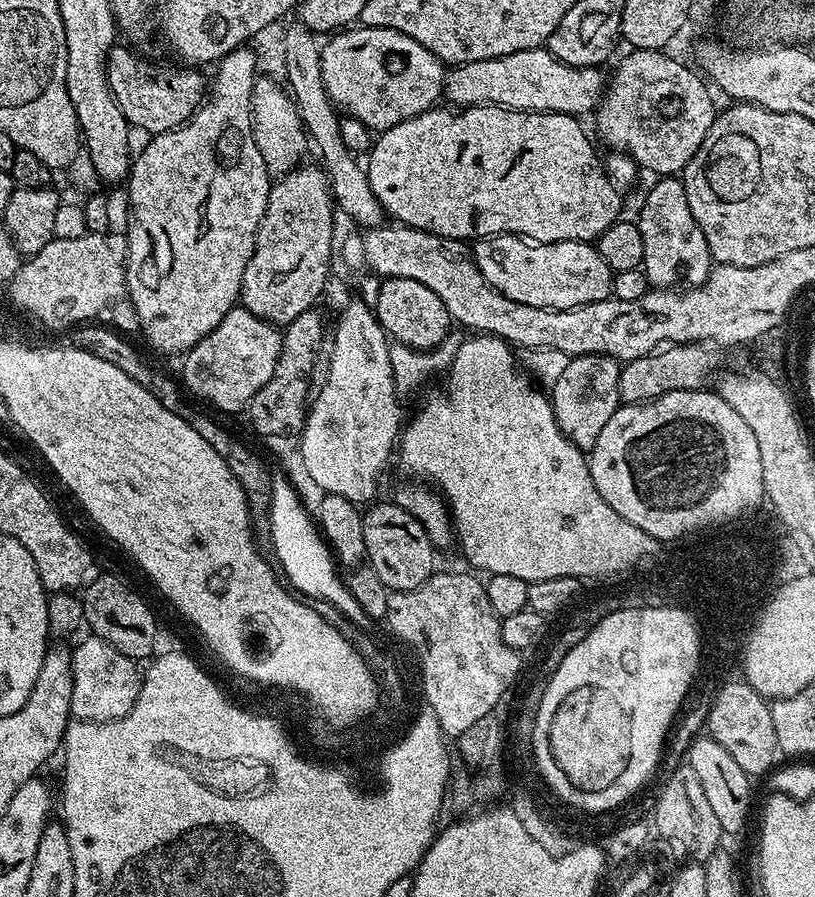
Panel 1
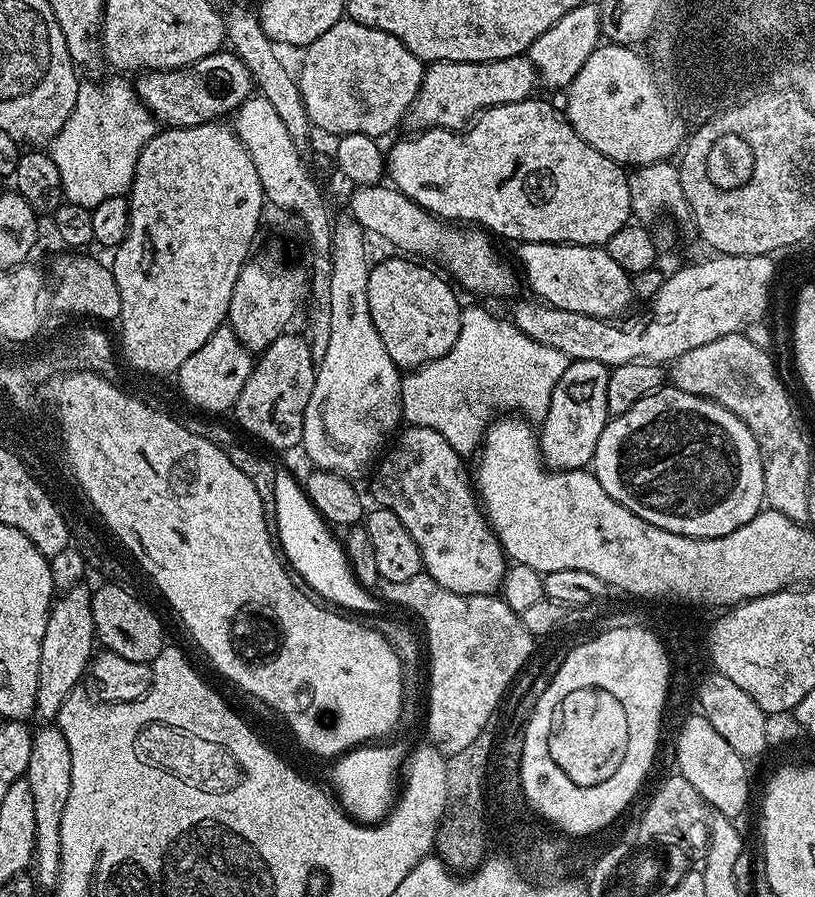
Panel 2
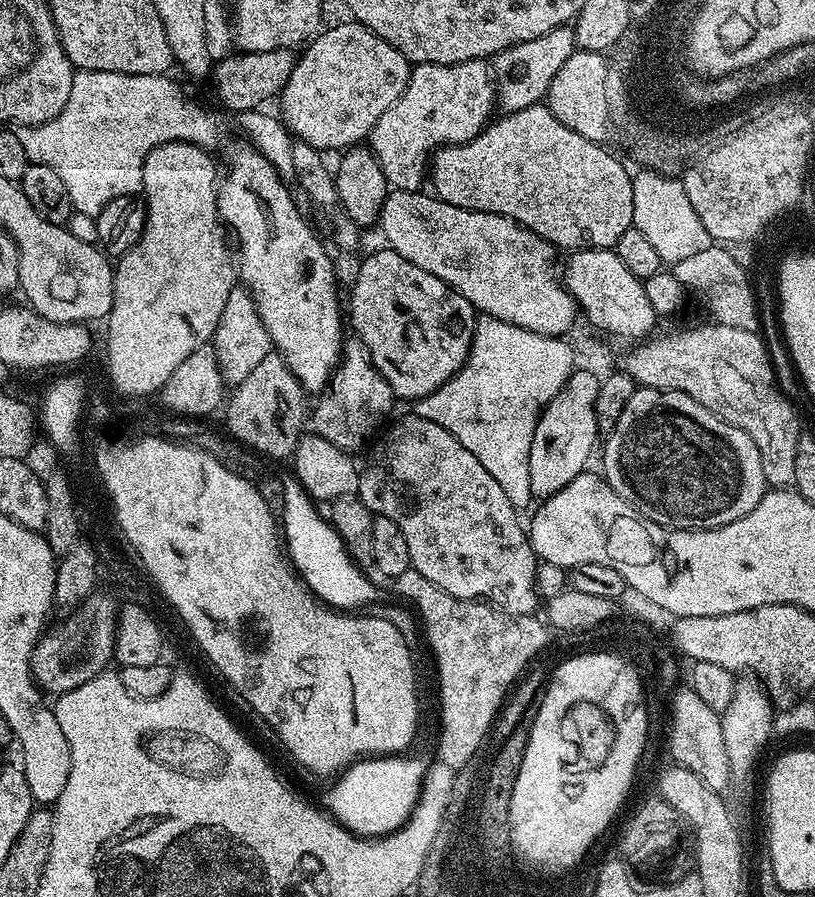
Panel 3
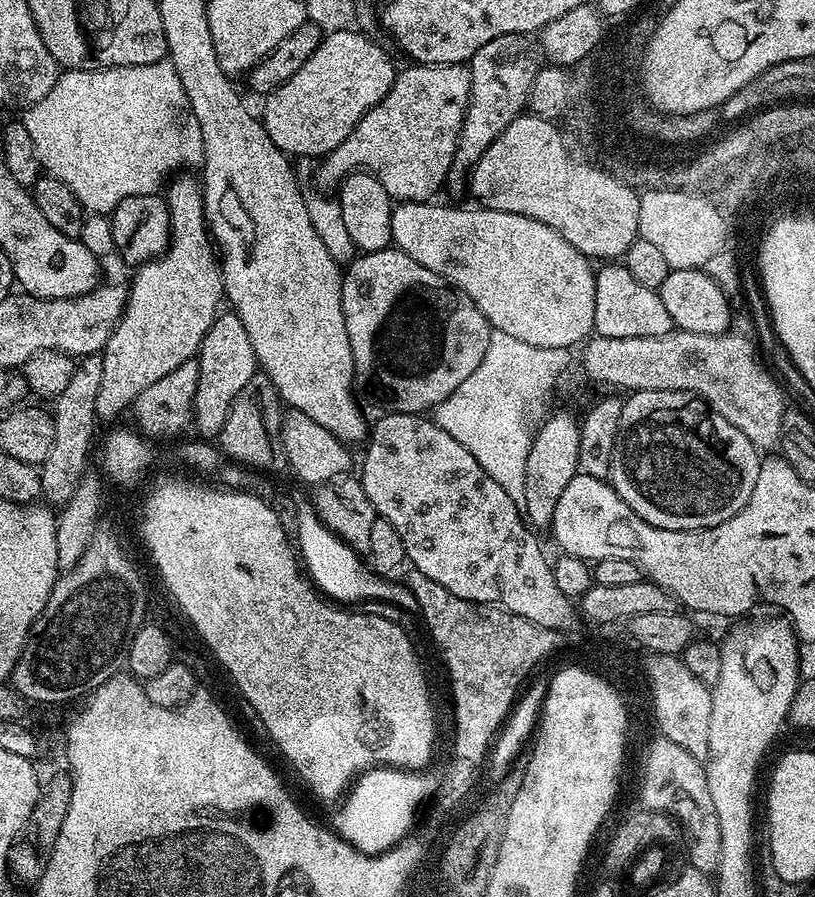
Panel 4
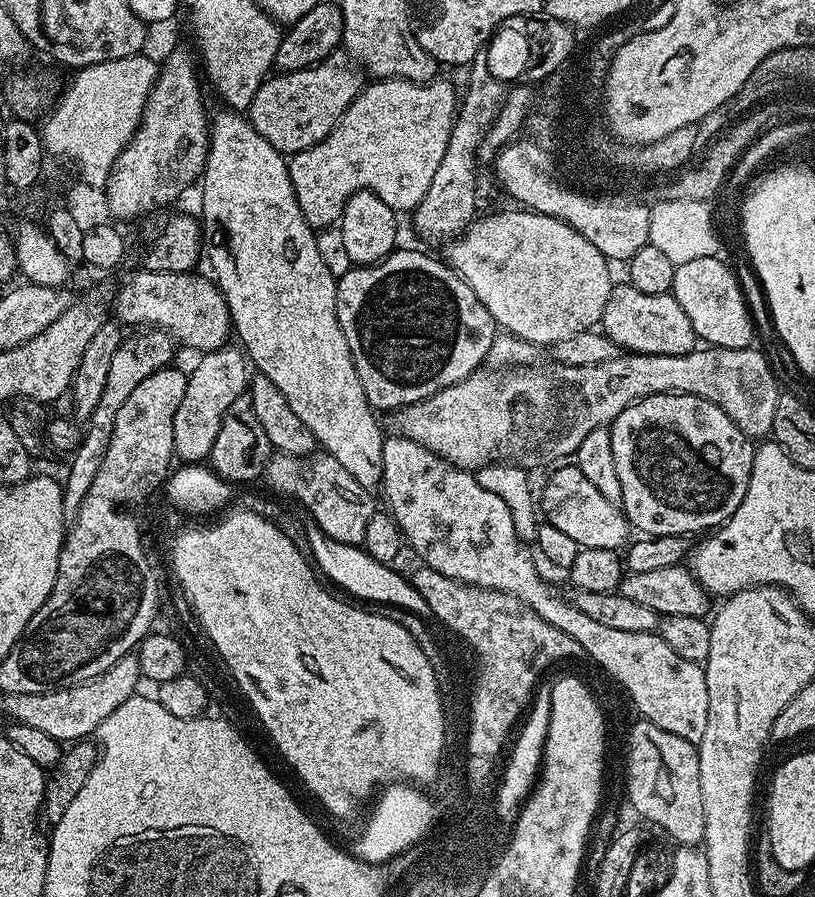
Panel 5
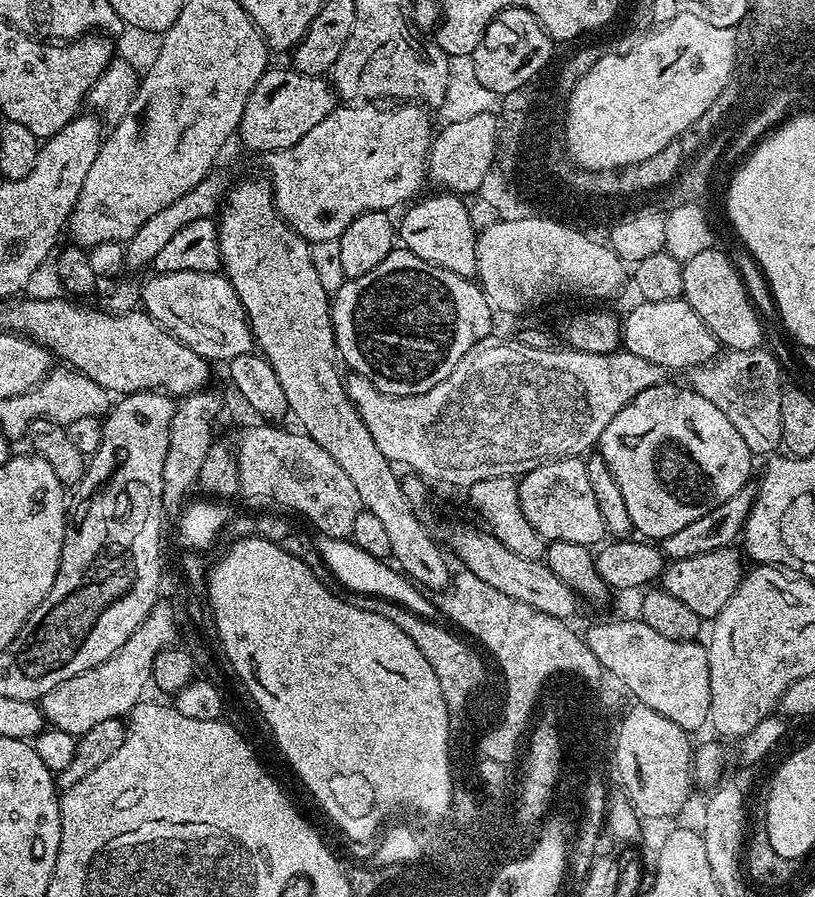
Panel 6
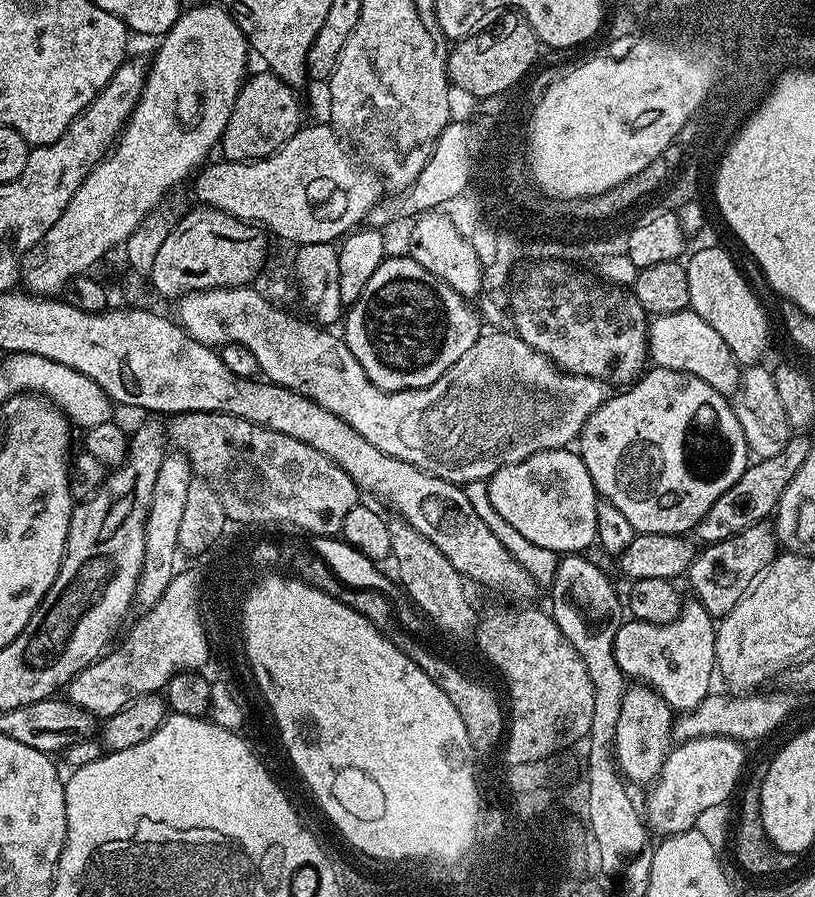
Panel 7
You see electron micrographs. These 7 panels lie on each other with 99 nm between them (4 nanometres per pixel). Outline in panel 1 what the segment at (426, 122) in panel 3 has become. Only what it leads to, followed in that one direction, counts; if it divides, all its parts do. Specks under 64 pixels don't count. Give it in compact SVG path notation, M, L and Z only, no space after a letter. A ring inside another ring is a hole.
M541 46L502 58L455 65L445 75L444 96L452 106L496 104L517 112L557 112L580 118L583 112L591 113L602 99L606 88L606 76L602 73L600 68L570 66Z

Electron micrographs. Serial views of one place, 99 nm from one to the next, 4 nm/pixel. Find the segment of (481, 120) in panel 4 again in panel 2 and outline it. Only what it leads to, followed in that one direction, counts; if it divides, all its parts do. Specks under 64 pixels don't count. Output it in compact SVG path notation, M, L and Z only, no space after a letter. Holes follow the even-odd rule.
M586 2L558 18L542 38L534 38L526 53L528 61L536 67L539 83L548 88L567 89L594 50L602 44L600 10L595 3Z

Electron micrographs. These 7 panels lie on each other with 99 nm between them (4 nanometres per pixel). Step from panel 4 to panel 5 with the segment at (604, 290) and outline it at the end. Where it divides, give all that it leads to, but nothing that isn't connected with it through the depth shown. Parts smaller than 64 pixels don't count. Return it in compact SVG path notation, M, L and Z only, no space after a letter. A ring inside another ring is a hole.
M624 282L613 287L612 296L606 302L602 321L602 332L621 349L641 356L654 354L687 354L697 347L698 337L686 310L678 306L670 294L642 294Z

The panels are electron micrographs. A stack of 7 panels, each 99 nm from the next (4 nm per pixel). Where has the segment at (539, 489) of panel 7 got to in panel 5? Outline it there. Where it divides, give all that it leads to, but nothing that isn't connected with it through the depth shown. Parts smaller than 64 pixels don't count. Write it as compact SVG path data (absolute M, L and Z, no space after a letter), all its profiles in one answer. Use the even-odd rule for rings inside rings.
M574 466L559 468L557 467L557 472L545 482L544 489L538 492L538 508L543 519L562 530L566 538L574 538L574 542L579 544L581 549L597 548L610 552L623 549L630 540L628 517L617 505L606 502L605 496L586 479L582 470Z

